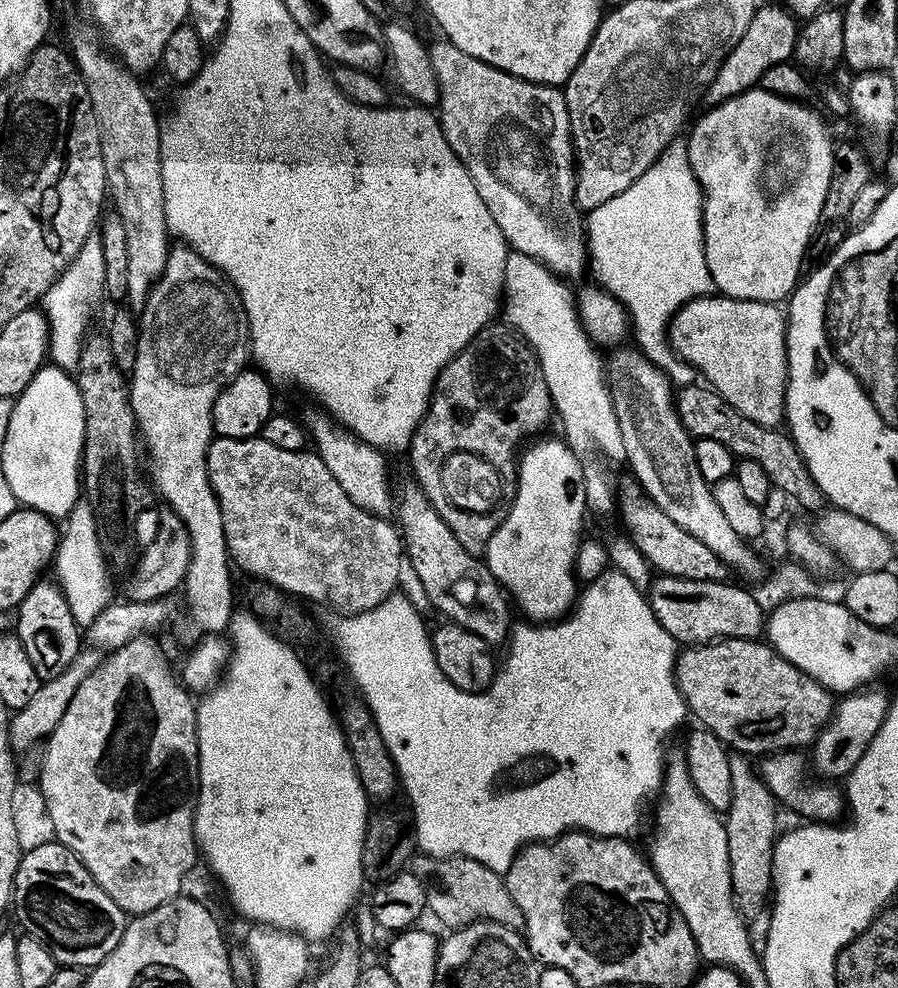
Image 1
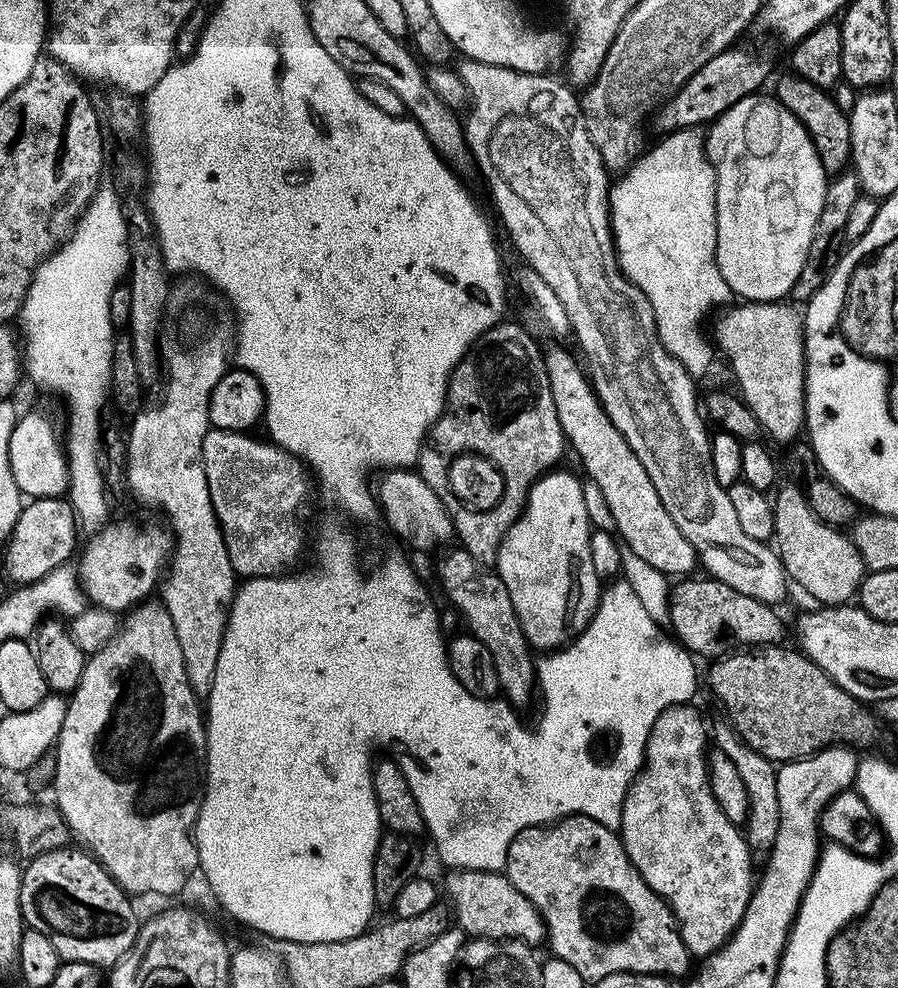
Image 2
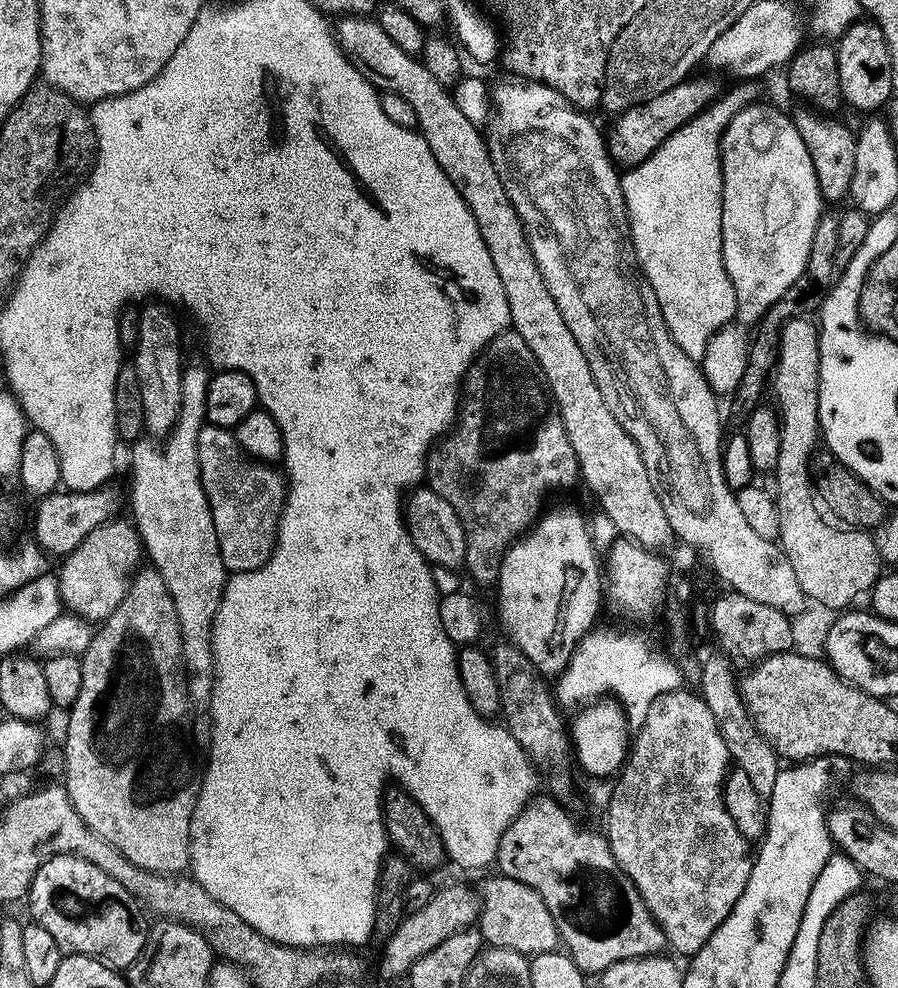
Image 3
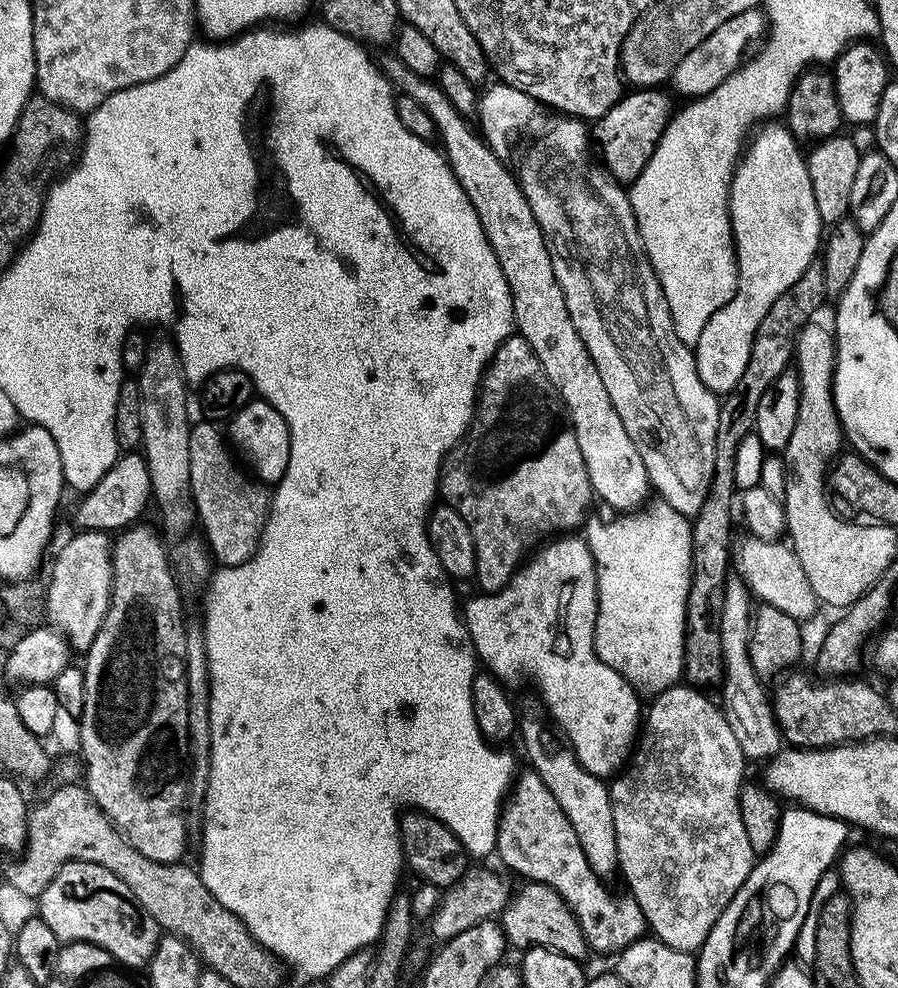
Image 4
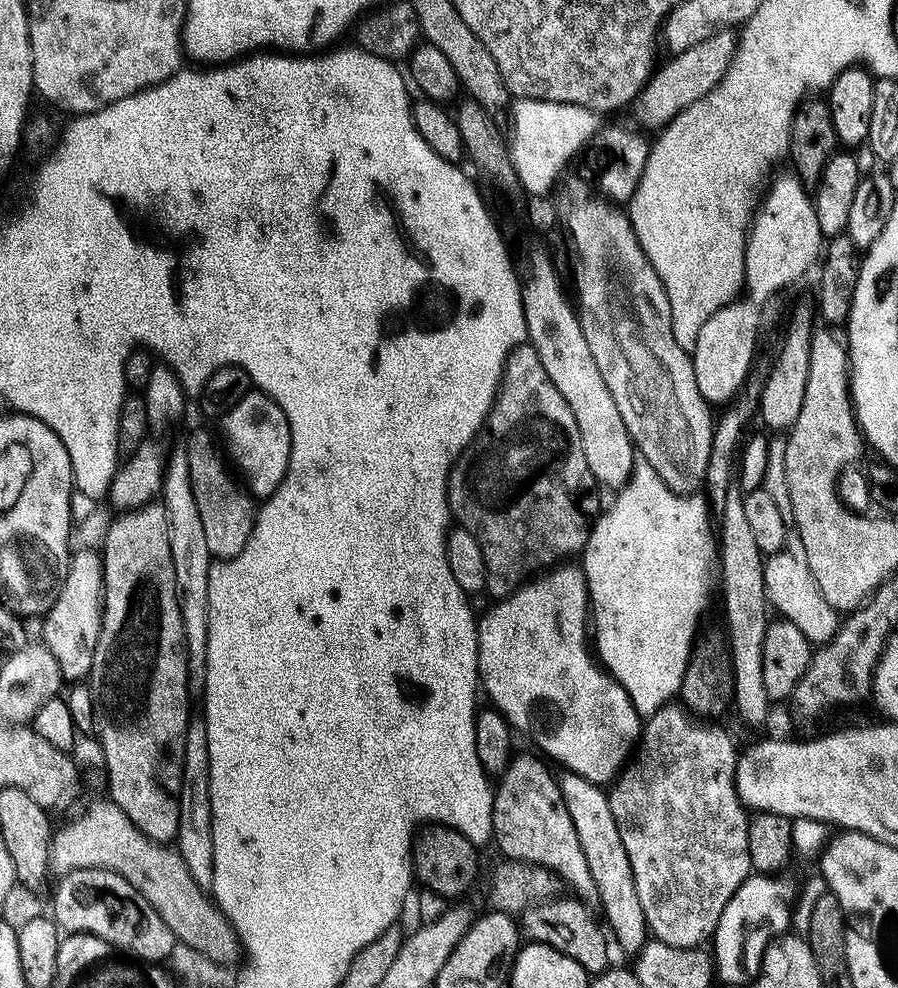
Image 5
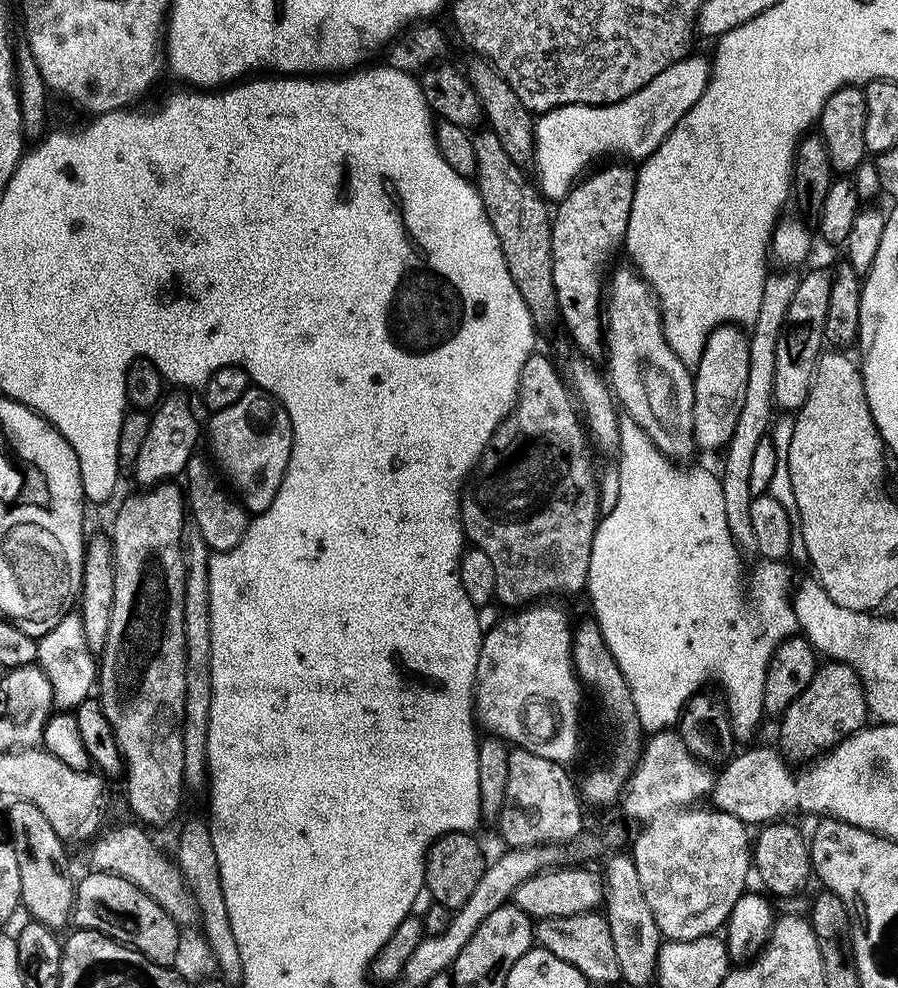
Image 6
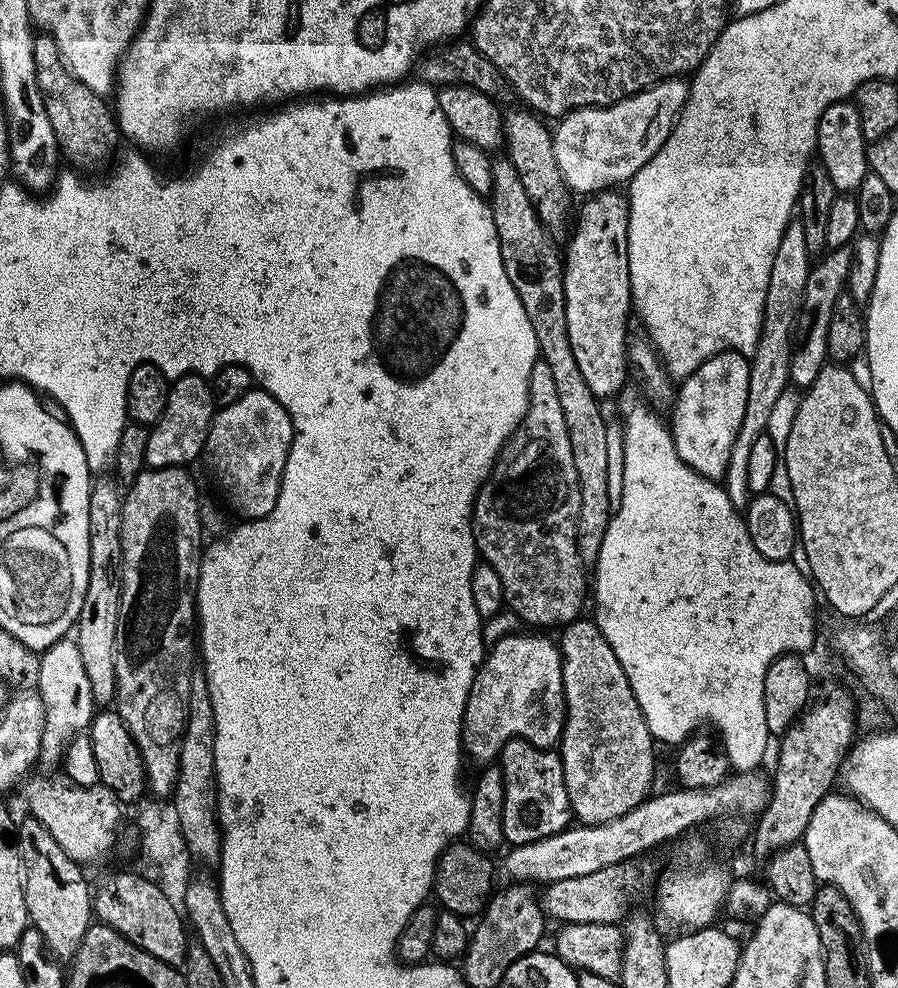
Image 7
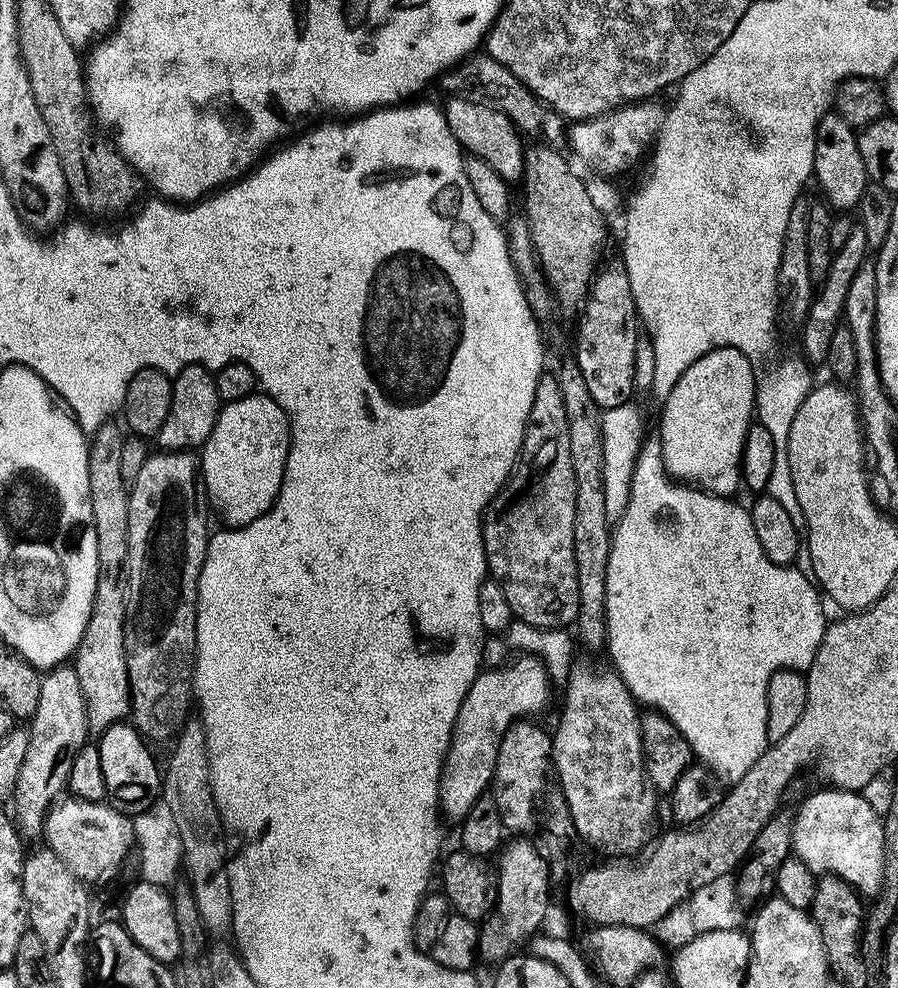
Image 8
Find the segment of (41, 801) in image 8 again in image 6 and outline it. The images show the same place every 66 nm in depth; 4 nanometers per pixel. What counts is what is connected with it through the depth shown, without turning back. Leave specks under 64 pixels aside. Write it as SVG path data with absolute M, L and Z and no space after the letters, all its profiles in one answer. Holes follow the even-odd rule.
M79 615L64 616L54 630L39 637L36 654L38 666L43 669L46 678L50 678L52 703L57 709L75 710L93 695L98 684L98 660L86 642L86 630L82 630Z

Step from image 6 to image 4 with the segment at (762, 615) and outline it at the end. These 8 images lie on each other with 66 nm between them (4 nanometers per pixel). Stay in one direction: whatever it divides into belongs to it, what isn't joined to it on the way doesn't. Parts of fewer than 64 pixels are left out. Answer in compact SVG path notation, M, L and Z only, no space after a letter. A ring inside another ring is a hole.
M649 503L643 510L636 510L631 514L617 515L616 520L609 525L598 524L593 532L587 533L586 536L588 547L592 549L592 557L596 563L596 653L602 662L606 662L606 666L610 666L619 676L624 677L633 688L637 690L645 688L649 694L663 692L665 688L672 687L684 676L684 623L688 617L688 591L692 586L694 551L692 524L689 517L676 512L666 503L655 503Z

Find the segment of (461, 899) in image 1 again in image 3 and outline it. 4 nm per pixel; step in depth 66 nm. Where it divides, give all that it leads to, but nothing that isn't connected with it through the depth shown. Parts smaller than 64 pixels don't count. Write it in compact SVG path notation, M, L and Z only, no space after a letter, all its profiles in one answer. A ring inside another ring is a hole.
M496 874L482 887L478 931L485 943L493 948L514 950L529 958L543 952L555 952L562 940L562 932L559 927L556 929L555 919L557 917L542 894L514 878Z

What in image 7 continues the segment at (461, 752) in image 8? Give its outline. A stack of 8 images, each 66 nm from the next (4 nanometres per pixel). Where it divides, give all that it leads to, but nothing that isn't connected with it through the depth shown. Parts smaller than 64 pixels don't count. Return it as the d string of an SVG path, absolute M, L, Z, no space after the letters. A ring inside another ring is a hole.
M520 630L515 635L501 638L496 644L491 645L487 649L484 661L480 664L480 669L476 672L476 677L472 683L472 689L468 695L466 702L466 710L464 711L464 743L462 745L467 759L469 761L477 760L480 766L488 766L499 757L500 752L504 748L504 743L508 740L517 738L522 740L530 740L541 746L556 746L559 745L560 735L564 733L565 705L562 684L562 662L560 661L561 652L555 639L548 637L548 634L536 634L540 636L531 636L528 630Z

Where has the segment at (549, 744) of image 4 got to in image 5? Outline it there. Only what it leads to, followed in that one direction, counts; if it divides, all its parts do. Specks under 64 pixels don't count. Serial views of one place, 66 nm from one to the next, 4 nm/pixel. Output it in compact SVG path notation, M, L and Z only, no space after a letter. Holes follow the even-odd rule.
M564 770L559 773L560 789L564 795L566 808L570 810L570 820L578 834L582 854L586 854L586 866L594 878L596 900L604 911L603 919L608 919L611 939L624 952L639 954L650 940L646 914L642 914L642 902L638 902L638 890L634 886L634 870L626 854L626 846L618 834L618 822L610 810L608 792L601 785L590 782L585 776Z

